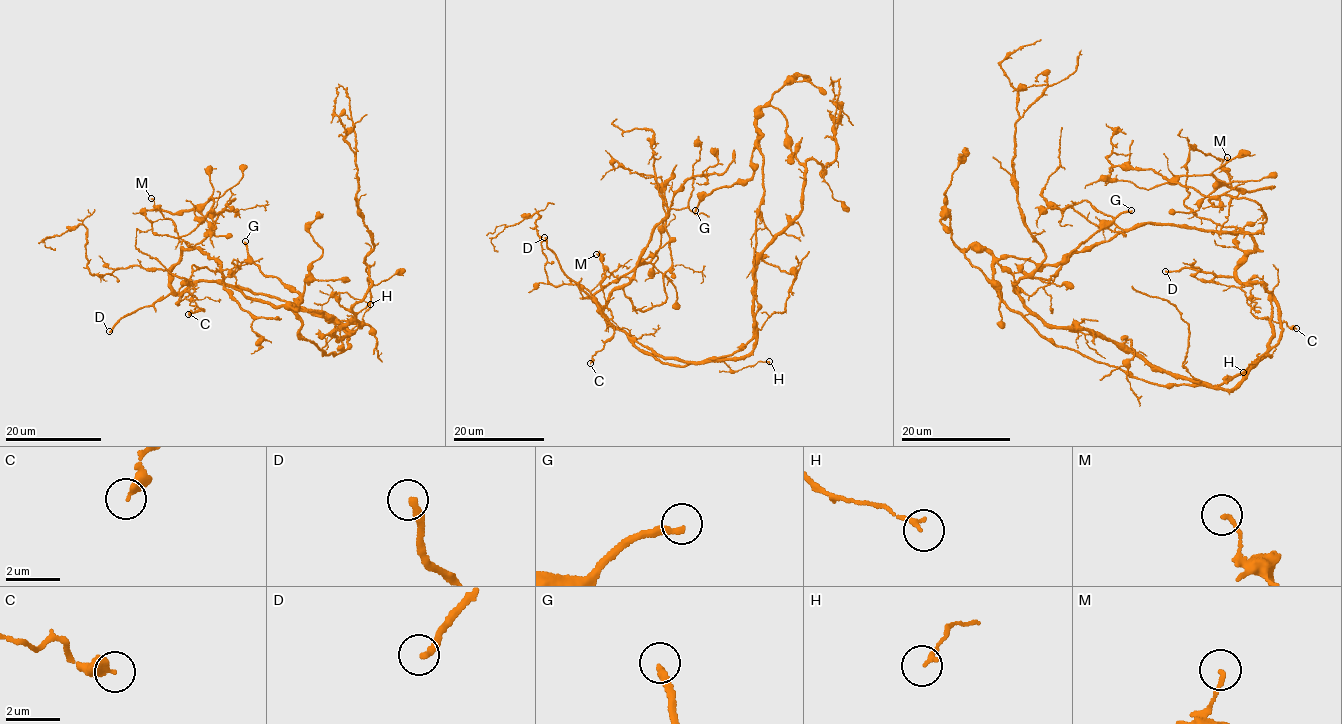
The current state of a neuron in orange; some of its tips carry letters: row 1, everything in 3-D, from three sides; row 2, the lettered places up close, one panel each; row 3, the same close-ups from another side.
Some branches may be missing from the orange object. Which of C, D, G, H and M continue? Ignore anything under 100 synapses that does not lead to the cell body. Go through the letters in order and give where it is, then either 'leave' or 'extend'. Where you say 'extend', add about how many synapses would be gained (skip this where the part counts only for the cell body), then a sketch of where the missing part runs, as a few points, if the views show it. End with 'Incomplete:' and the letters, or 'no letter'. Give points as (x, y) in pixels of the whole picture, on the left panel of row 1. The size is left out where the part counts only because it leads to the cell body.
C: at (188, 314); leave
D: at (109, 331); extend
G: at (245, 241); leave
H: at (370, 304); leave
M: at (151, 198); leave
Incomplete: D

